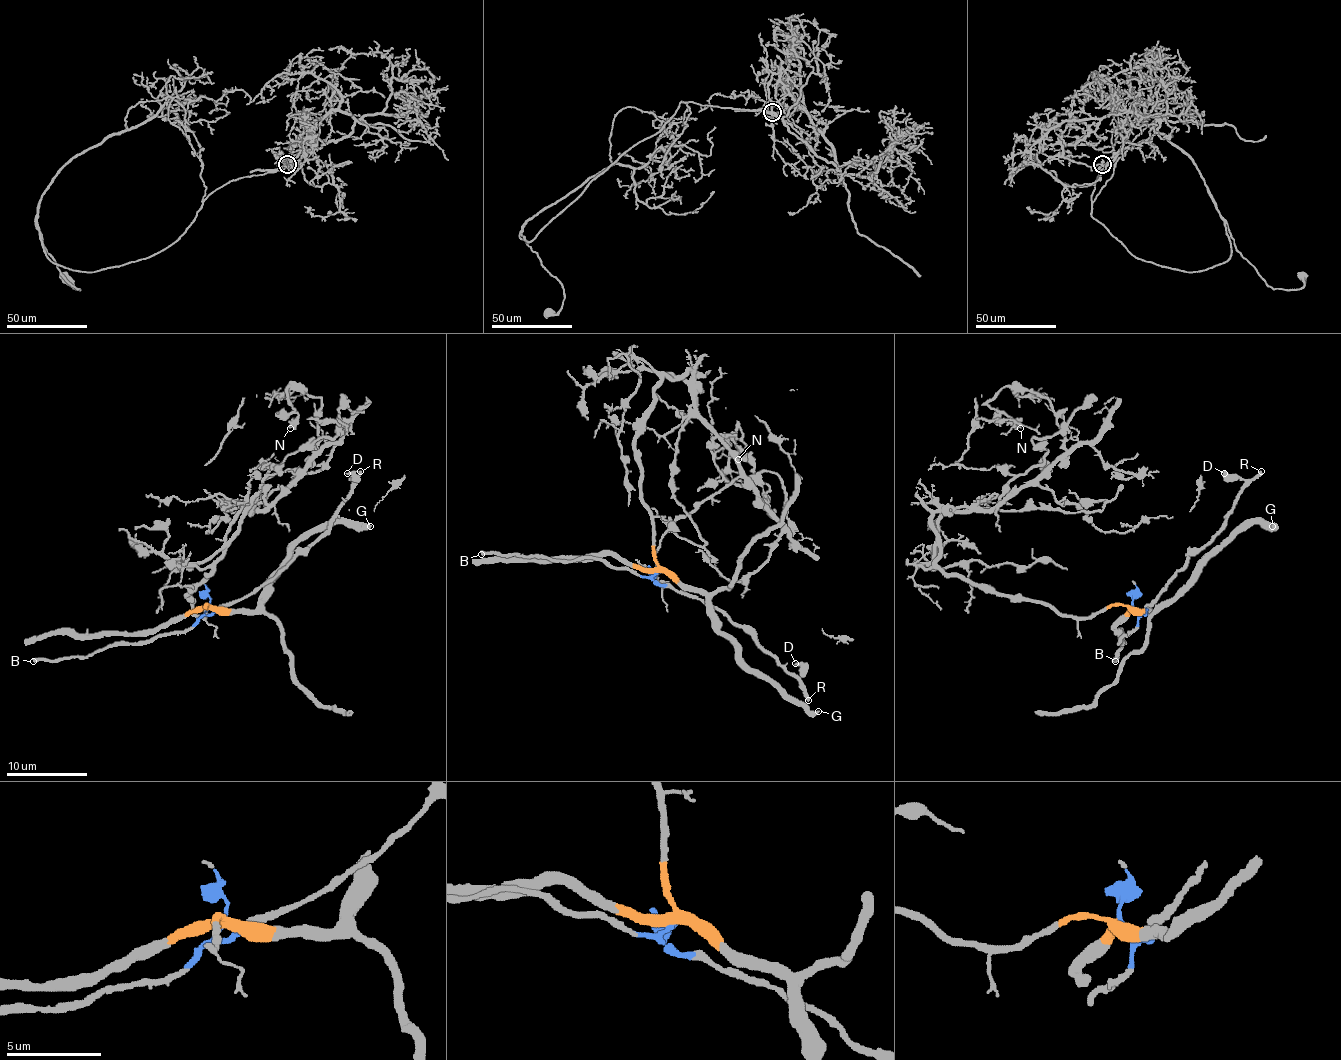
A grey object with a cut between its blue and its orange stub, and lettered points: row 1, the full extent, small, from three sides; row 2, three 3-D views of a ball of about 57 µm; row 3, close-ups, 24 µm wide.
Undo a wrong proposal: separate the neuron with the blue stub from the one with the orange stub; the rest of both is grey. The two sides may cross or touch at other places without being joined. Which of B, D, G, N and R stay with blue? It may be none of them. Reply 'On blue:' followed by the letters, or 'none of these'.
On blue: B, D, R

